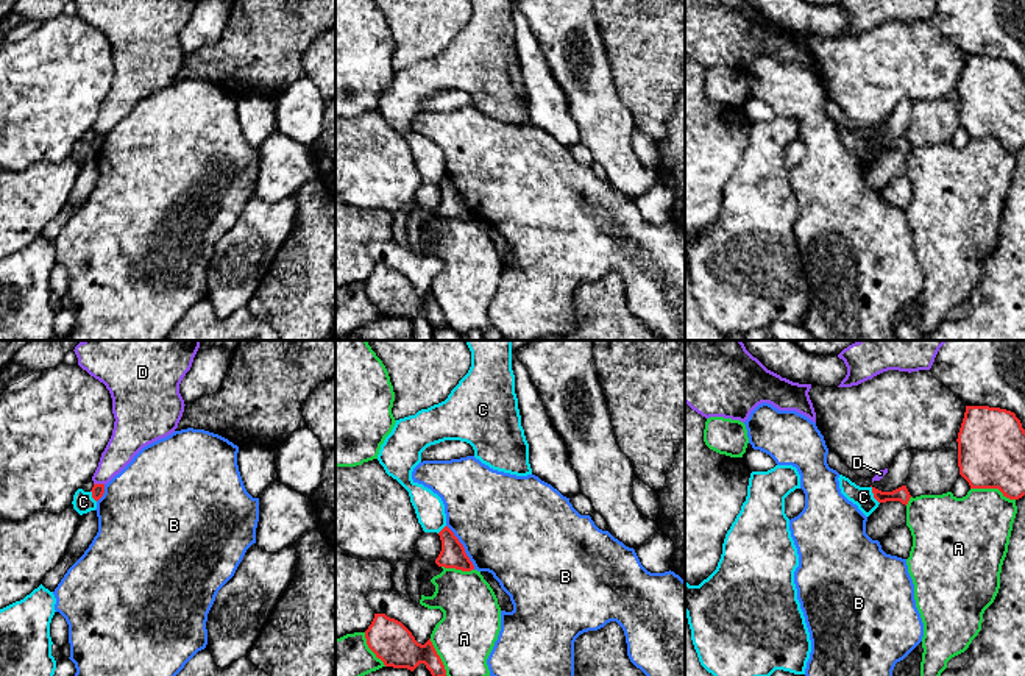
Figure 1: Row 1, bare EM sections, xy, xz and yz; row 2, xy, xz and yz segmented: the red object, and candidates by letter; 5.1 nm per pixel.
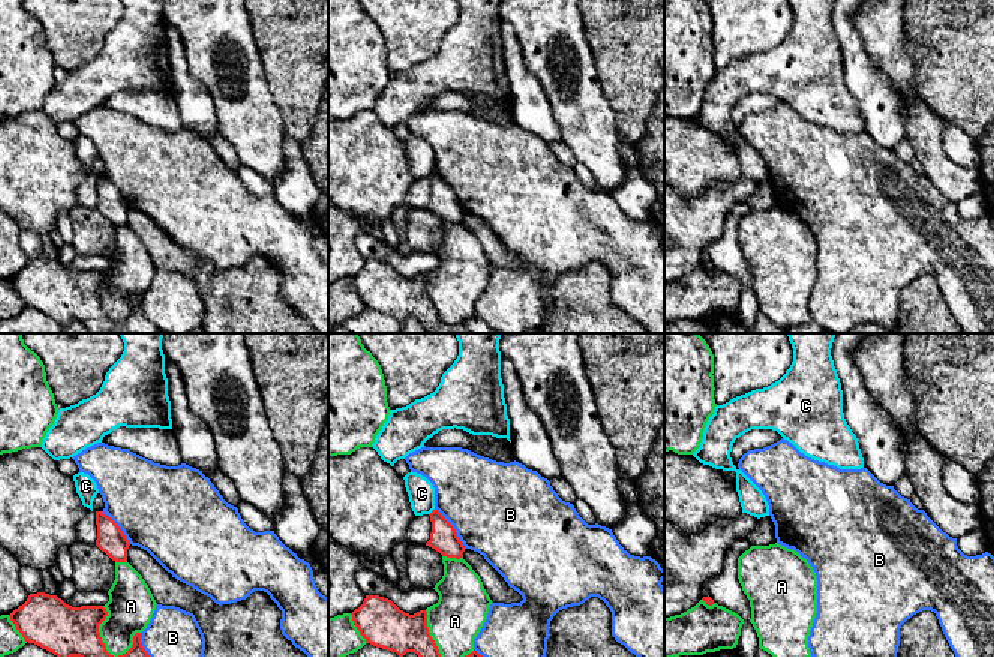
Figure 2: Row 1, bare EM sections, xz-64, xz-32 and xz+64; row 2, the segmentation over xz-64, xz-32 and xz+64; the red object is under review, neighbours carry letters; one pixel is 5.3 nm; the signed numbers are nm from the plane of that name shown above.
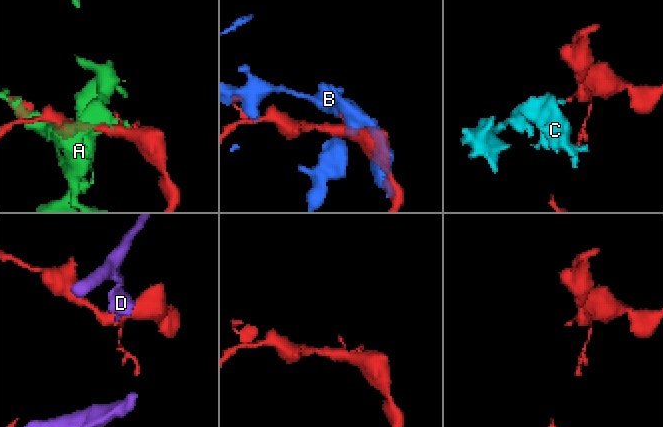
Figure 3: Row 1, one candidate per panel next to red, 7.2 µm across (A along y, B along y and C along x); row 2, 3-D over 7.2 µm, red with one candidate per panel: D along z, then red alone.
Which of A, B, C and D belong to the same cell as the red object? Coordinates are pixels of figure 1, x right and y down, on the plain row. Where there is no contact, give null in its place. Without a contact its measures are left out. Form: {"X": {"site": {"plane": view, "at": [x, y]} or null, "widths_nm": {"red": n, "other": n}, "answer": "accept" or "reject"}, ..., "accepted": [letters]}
{"A": {"site": {"plane": "yz", "at": [993, 138]}, "widths_nm": {"red": 360, "other": 380}, "answer": "reject"}, "B": {"site": {"plane": "xz", "at": [462, 197]}, "widths_nm": {"red": 130, "other": 480}, "answer": "reject"}, "C": {"site": {"plane": "yz", "at": [874, 145]}, "widths_nm": {"red": 70, "other": 110}, "answer": "reject"}, "D": {"site": {"plane": "xy", "at": [99, 135]}, "widths_nm": {"red": 70, "other": 160}, "answer": "reject"}, "accepted": []}

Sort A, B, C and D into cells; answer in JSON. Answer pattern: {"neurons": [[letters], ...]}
{"neurons": [["A"], ["B"], ["C"], ["D"]]}

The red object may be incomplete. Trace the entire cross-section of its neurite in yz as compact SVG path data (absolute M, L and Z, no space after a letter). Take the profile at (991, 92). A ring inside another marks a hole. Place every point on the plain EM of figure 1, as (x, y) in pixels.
M966 56L956 92L959 125L970 139L998 139L1009 150L1025 145L1025 80L1014 62Z

